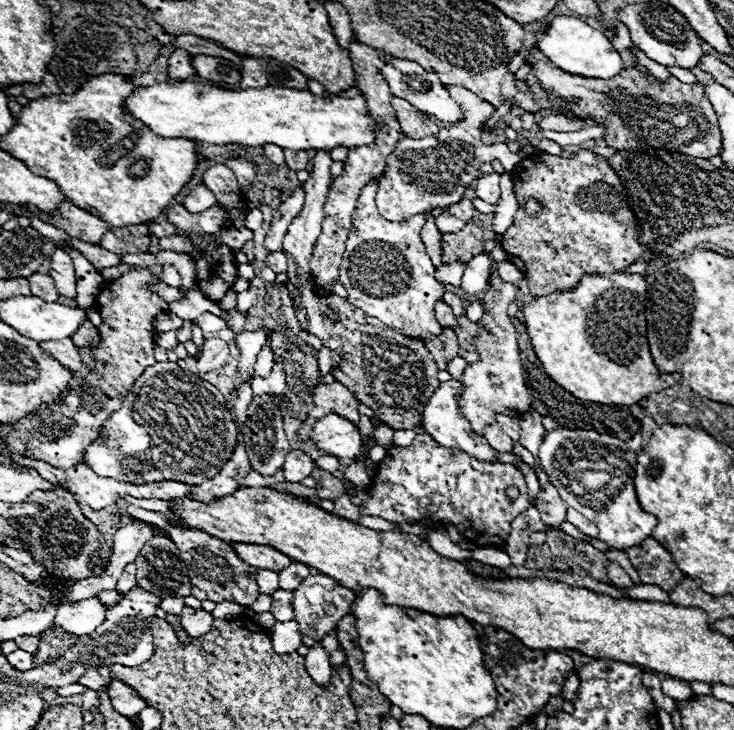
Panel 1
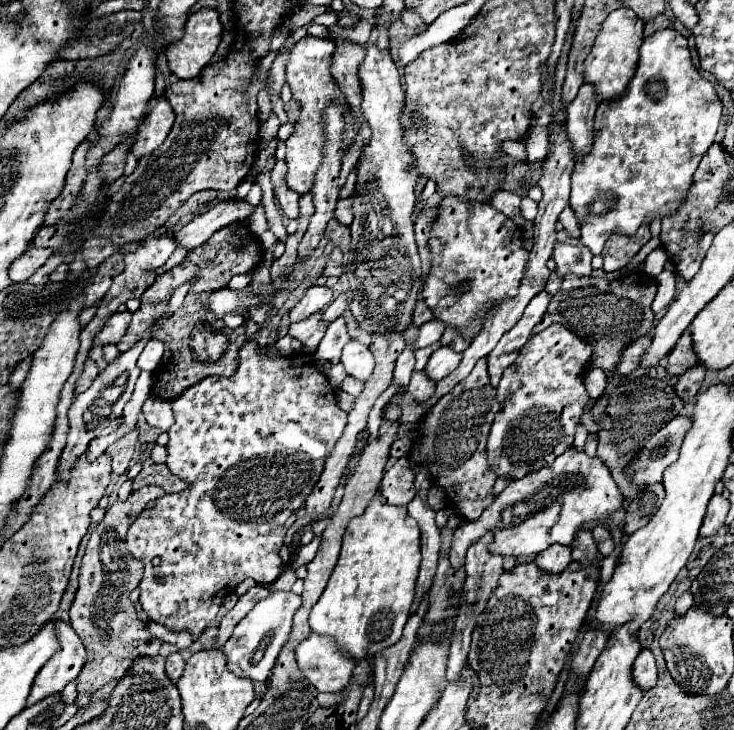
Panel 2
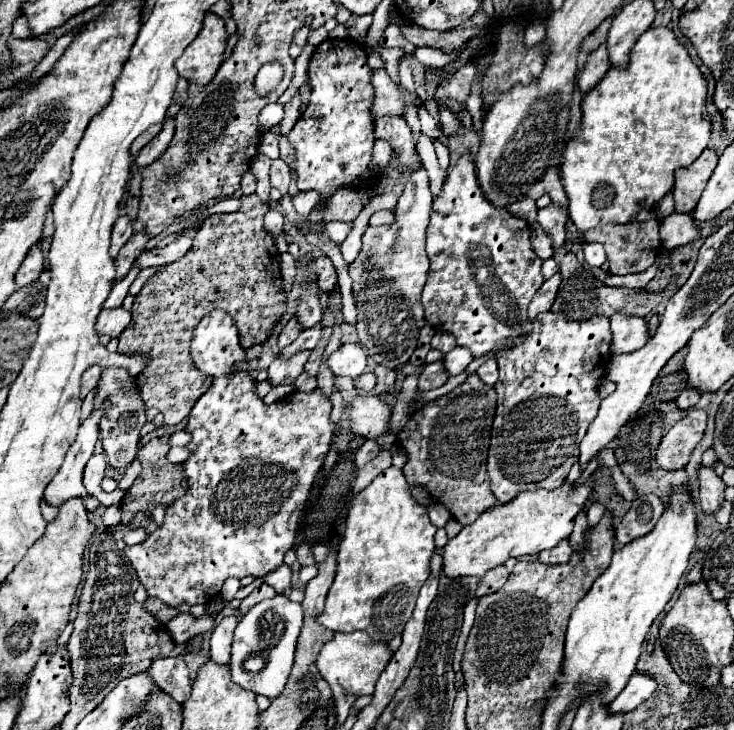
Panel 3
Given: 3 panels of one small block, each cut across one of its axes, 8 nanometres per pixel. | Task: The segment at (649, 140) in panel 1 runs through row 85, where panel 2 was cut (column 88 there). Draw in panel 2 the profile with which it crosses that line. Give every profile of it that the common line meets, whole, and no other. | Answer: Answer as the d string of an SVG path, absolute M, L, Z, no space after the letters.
M155 485L134 490L128 500L116 500L114 504L110 504L104 520L90 534L80 564L80 588L70 608L72 628L82 638L88 652L86 664L78 676L78 706L88 704L90 694L102 688L106 682L120 680L120 676L124 676L126 670L132 666L134 658L158 654L160 640L144 630L144 622L136 616L134 604L128 598L142 580L144 566L134 556L130 556L124 544L124 536L132 520L146 508L146 504L158 500L164 494L165 491Z

